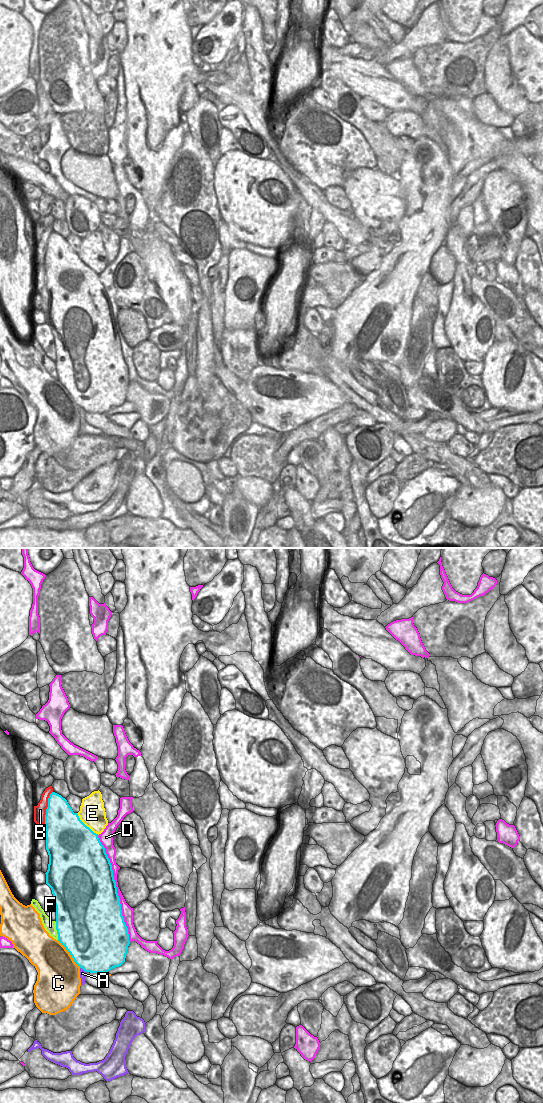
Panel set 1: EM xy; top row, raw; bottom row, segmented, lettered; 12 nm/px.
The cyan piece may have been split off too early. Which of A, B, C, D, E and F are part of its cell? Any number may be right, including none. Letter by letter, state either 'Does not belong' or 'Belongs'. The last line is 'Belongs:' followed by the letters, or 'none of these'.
A: Does not belong
B: Does not belong
C: Does not belong
D: Does not belong
E: Does not belong
F: Does not belong
Belongs: none of these.

